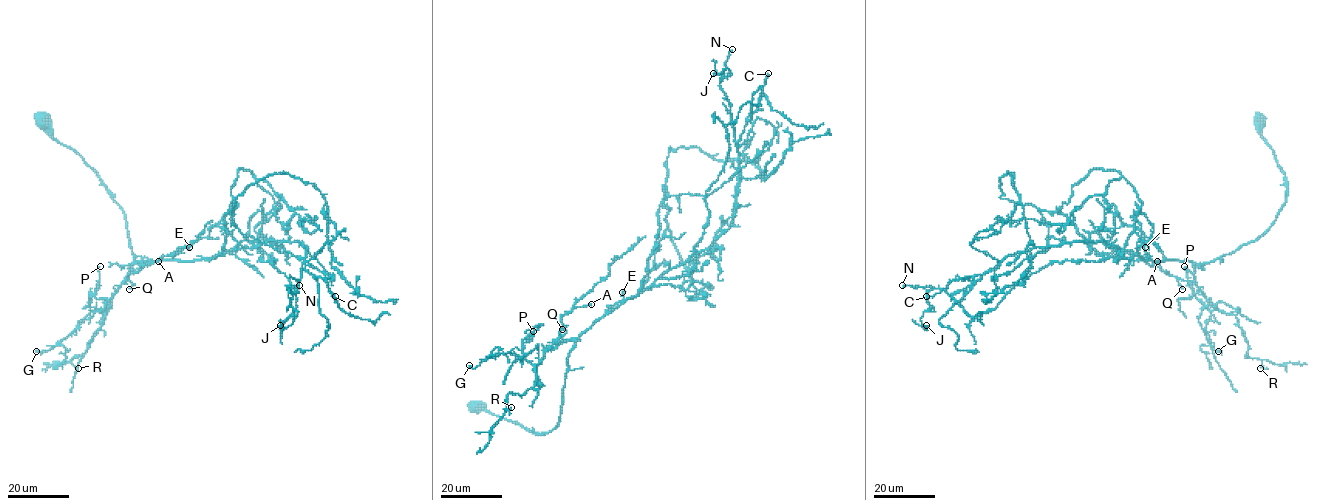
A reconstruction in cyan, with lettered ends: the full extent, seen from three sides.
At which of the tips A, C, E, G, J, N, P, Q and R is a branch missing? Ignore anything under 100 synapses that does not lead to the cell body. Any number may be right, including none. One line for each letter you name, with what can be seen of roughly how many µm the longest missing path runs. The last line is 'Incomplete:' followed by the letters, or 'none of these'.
Incomplete: none of these

